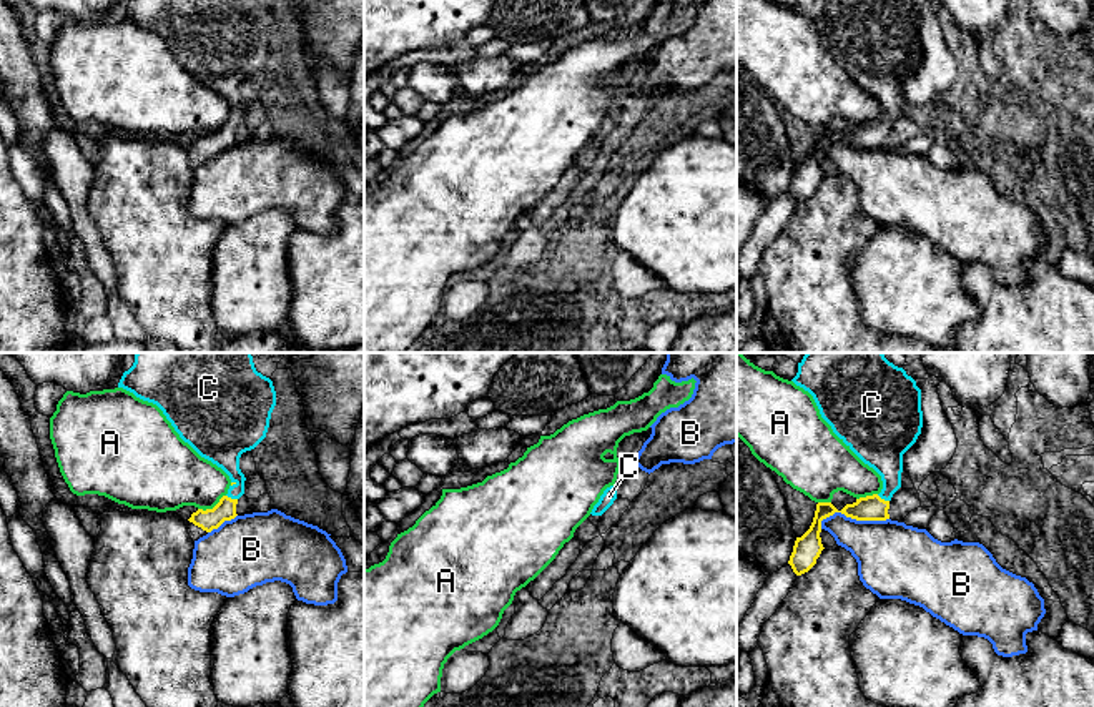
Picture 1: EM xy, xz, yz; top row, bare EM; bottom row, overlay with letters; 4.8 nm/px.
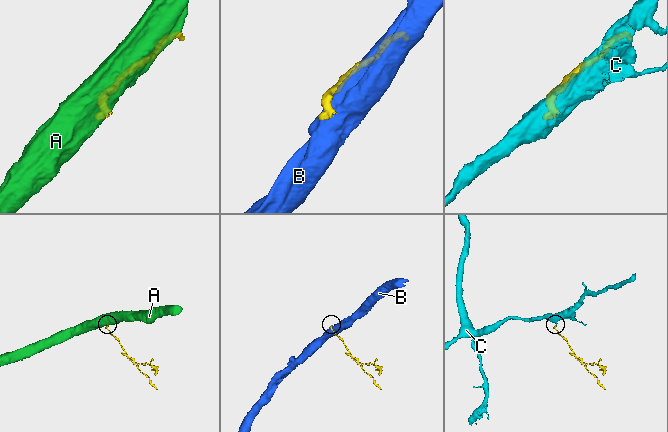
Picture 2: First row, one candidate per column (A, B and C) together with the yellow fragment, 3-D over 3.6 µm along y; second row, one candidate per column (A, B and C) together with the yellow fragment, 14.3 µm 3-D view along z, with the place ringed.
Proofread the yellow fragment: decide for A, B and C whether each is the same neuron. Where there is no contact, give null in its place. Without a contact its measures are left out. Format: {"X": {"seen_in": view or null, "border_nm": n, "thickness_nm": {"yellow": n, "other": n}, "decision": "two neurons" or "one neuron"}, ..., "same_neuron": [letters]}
{"A": {"seen_in": "xy", "border_nm": 150, "thickness_nm": {"yellow": 100, "other": 320}, "decision": "two neurons"}, "B": {"seen_in": "yz", "border_nm": 340, "thickness_nm": {"yellow": 130, "other": 320}, "decision": "two neurons"}, "C": {"seen_in": "yz", "border_nm": 70, "thickness_nm": {"yellow": 130, "other": 220}, "decision": "one neuron"}, "same_neuron": ["C"]}

